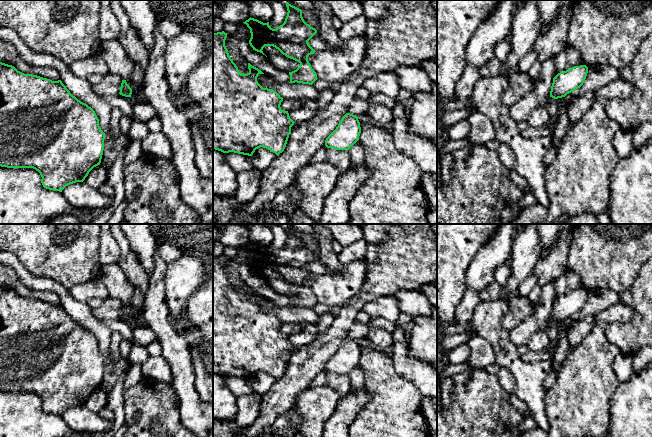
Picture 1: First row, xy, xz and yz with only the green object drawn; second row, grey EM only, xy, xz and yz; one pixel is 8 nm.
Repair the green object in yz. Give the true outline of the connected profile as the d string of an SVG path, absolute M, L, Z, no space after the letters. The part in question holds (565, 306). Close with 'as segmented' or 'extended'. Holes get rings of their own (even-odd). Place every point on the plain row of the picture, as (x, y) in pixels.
M586 289L574 290L558 297L553 302L550 321L554 323L562 322L580 312L586 303L587 297L588 291Z; as segmented

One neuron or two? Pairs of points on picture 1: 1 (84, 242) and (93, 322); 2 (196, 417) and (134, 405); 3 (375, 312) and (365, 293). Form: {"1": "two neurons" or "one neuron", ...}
{"1": "two neurons", "2": "two neurons", "3": "two neurons"}

